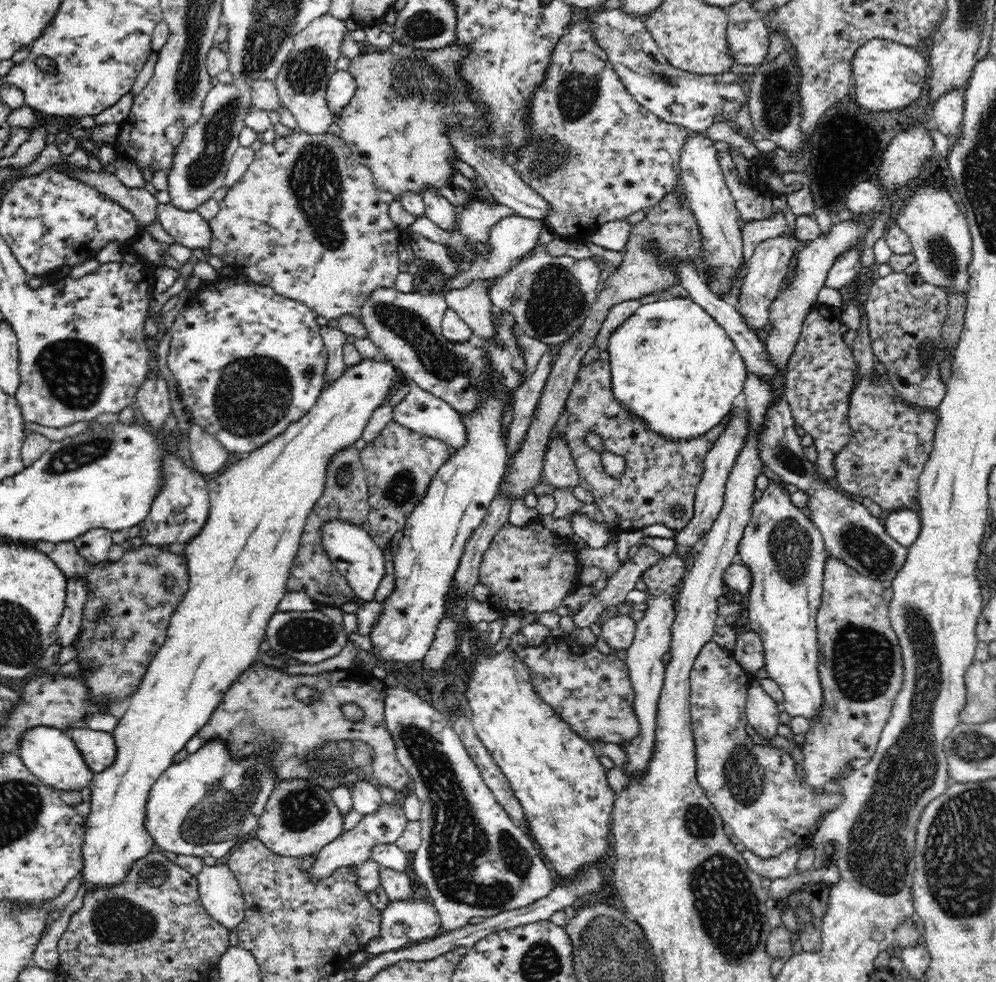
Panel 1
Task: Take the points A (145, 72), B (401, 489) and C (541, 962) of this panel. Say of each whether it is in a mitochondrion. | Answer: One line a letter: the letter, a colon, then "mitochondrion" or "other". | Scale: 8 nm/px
A: other
B: mitochondrion
C: mitochondrion

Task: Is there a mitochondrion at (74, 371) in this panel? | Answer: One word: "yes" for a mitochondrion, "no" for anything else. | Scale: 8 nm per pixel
yes

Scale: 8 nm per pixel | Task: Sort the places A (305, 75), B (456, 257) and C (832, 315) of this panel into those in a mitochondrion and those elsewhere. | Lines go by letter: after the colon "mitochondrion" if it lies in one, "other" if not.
A: mitochondrion
B: other
C: other

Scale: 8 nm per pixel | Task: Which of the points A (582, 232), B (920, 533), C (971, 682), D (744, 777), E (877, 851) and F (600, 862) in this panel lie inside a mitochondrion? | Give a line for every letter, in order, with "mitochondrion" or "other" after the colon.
A: other
B: other
C: other
D: mitochondrion
E: mitochondrion
F: other

